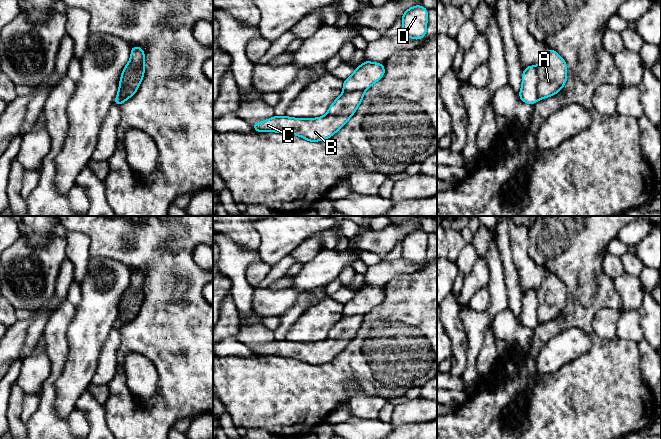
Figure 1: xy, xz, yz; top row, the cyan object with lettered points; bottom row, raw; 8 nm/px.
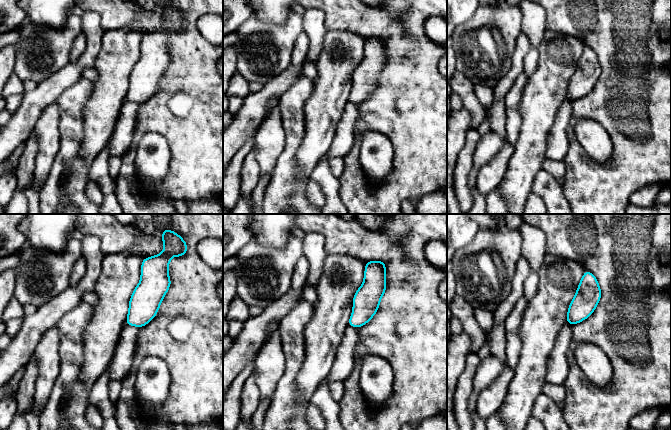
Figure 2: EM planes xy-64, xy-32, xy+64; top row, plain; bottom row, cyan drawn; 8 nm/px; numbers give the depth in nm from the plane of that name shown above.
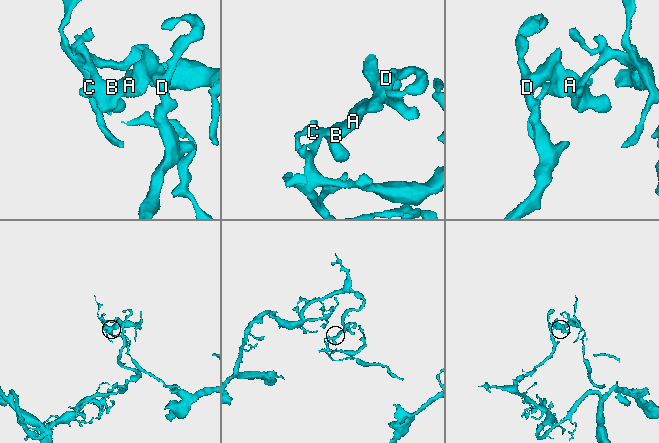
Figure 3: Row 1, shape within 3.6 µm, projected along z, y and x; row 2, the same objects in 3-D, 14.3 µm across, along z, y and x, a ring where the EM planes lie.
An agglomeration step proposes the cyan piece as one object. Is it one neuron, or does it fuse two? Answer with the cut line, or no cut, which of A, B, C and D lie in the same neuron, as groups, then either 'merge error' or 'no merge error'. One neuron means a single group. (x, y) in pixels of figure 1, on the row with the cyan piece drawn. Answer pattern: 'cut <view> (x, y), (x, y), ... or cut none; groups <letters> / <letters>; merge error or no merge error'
cut yz (535, 67), (537, 96), (539, 98); groups A B C / D; merge error

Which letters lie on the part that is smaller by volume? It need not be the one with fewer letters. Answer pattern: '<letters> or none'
A, B, C

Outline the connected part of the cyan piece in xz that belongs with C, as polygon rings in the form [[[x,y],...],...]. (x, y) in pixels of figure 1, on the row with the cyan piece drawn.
[[[343,92],[329,107],[328,113],[319,118],[290,118],[274,116],[257,122],[253,129],[257,132],[280,132],[301,136],[309,142],[325,140],[340,130],[356,112],[364,97],[364,92]]]

